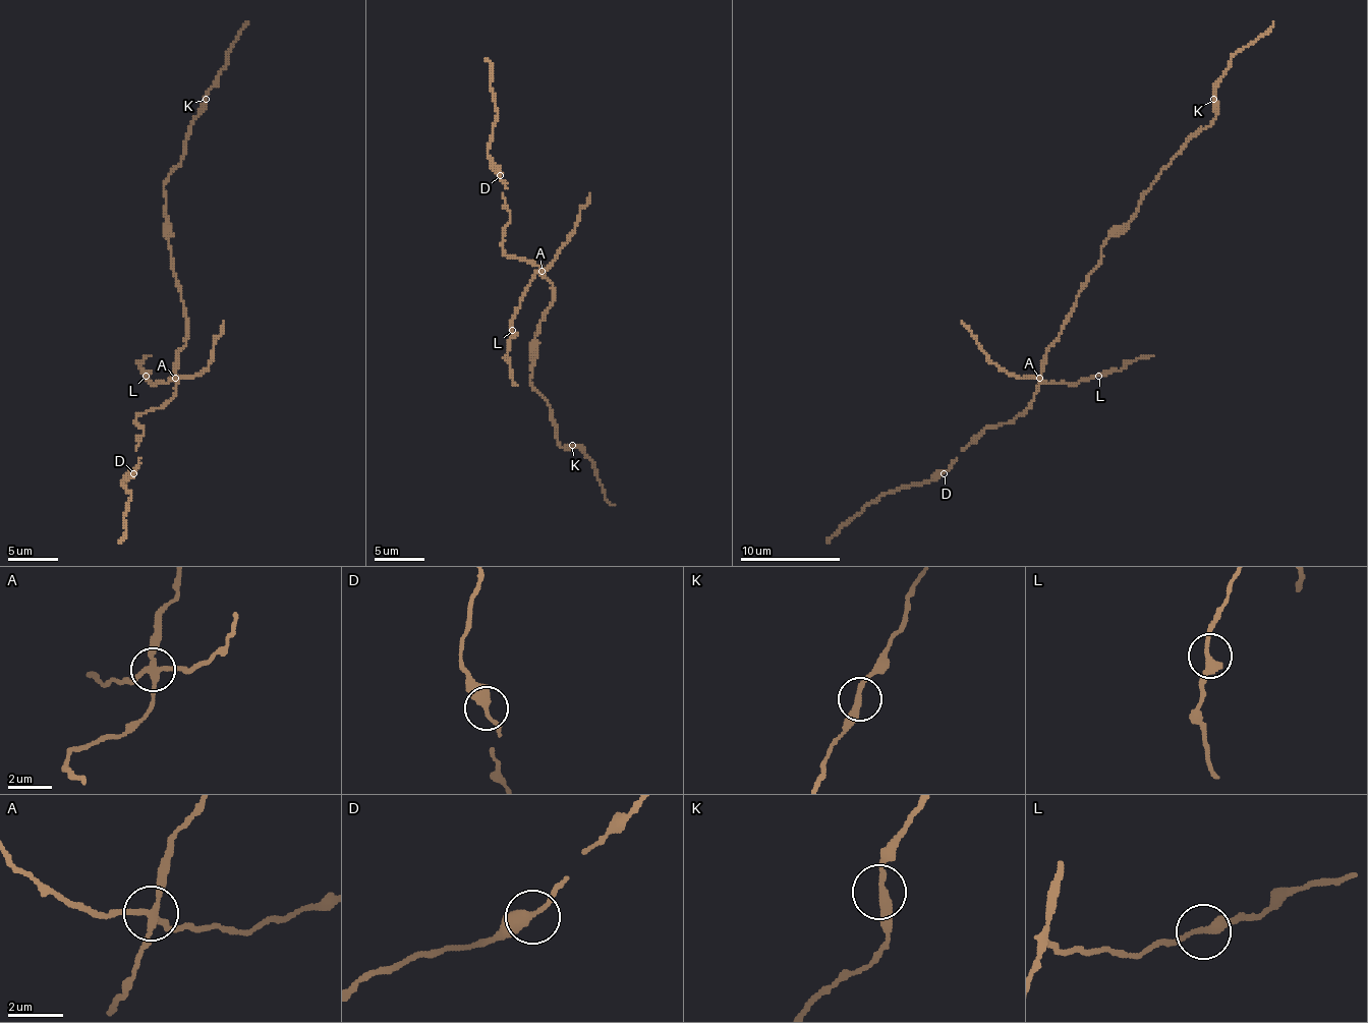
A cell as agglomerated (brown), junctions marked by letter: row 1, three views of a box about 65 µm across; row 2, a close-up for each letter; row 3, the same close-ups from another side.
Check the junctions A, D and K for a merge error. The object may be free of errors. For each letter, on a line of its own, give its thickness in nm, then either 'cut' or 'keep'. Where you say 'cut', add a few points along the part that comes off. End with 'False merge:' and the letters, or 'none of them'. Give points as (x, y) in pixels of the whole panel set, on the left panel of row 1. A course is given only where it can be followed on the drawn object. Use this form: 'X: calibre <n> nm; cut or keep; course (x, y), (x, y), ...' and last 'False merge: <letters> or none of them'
A: calibre 240 nm; cut; course (176, 378), (164, 383), (146, 378), (140, 371), (144, 360), (151, 355)
D: calibre 340 nm; keep
K: calibre 280 nm; keep
False merge: A

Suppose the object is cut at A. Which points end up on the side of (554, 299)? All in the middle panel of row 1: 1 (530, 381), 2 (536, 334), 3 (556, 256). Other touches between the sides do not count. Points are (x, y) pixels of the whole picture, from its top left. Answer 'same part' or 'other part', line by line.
1: same part
2: same part
3: other part

